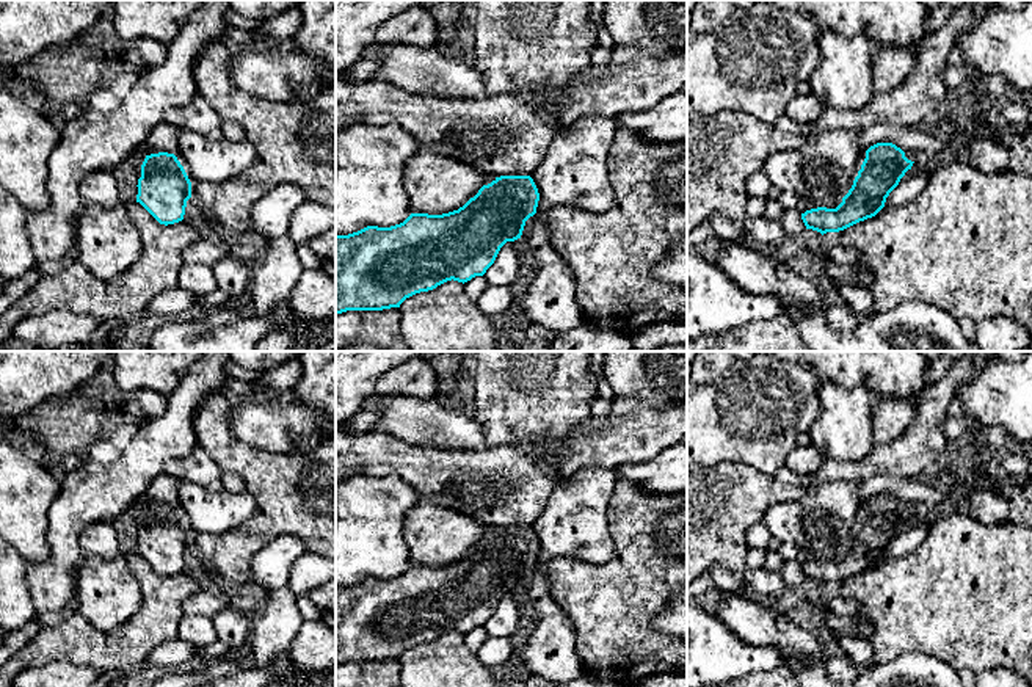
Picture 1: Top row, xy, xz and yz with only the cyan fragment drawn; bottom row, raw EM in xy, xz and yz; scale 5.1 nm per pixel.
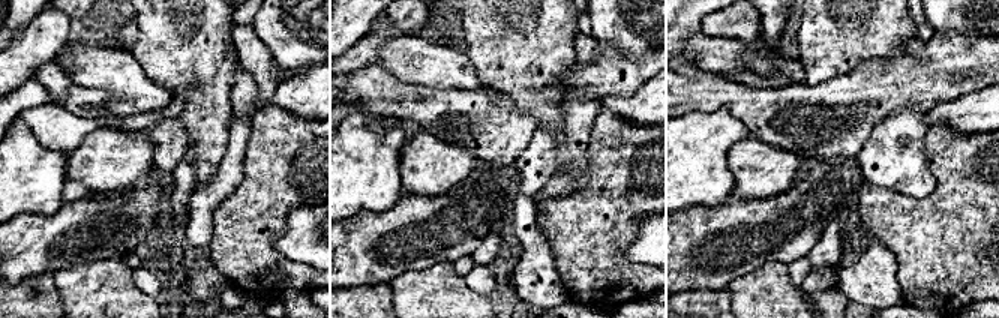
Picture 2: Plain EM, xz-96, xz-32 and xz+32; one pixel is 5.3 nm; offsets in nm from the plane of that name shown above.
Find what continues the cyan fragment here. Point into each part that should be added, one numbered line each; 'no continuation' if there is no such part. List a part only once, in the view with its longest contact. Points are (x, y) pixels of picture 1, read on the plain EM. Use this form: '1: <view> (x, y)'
no continuation

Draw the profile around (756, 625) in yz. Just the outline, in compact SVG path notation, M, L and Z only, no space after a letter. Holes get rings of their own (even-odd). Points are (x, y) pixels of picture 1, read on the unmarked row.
M726 594L715 615L747 645L773 646L786 667L797 673L803 665L823 662L823 649L803 627L775 609L743 594Z

